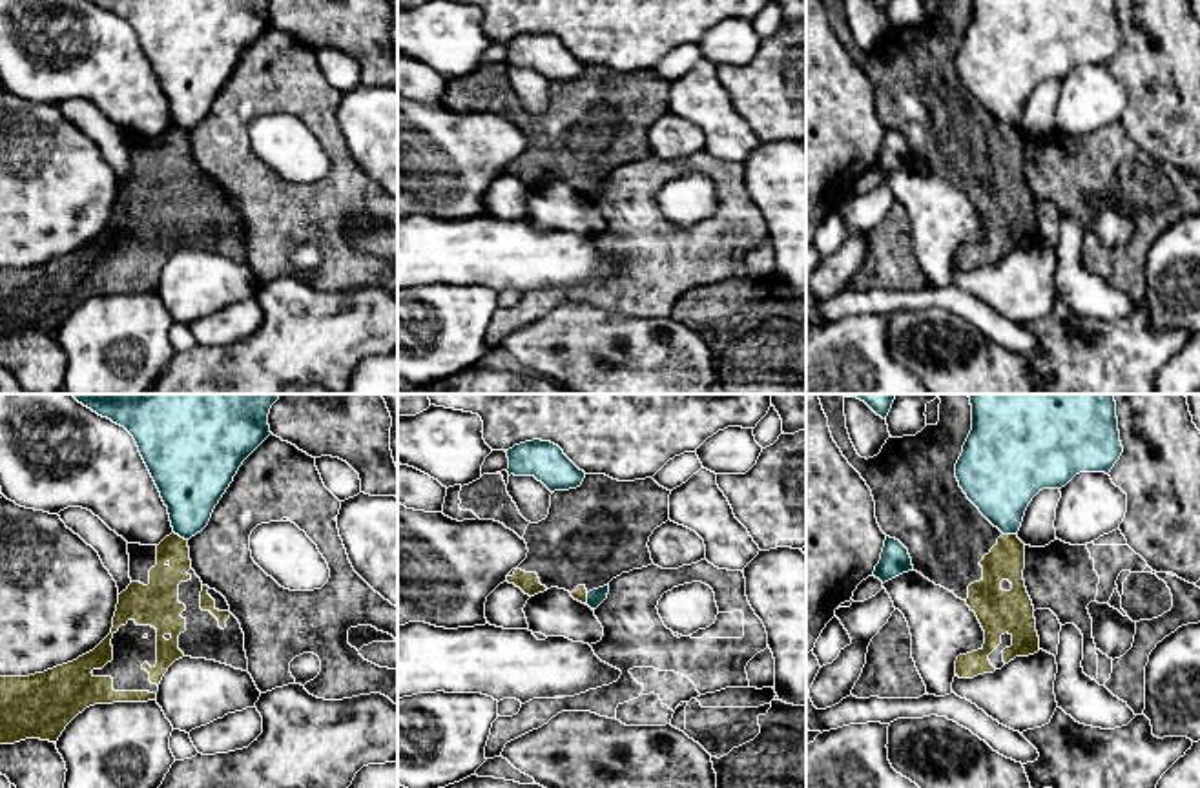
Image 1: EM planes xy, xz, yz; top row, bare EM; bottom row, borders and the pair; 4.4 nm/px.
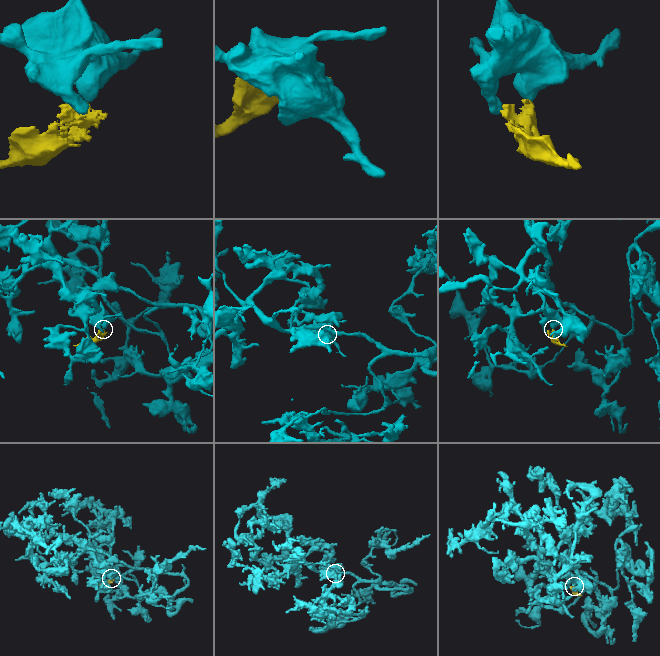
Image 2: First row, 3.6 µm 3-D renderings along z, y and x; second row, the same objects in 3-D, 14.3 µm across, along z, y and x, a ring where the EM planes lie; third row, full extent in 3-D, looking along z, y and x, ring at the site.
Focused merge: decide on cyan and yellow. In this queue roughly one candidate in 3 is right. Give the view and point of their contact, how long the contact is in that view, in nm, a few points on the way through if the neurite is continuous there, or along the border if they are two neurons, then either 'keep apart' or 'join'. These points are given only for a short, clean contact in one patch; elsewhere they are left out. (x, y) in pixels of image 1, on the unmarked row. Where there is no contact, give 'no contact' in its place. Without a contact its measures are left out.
meets cyan in xy at (181, 128); contact 80 nm long; border along xy (174, 123), (186, 132); keep apart

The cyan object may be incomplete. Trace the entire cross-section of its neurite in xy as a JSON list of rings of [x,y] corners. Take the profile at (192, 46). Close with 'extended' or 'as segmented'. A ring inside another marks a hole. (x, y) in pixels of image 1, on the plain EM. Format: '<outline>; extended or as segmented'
[[[270,0],[91,2],[133,27],[184,131],[208,117],[243,53],[272,26]]]; as segmented

